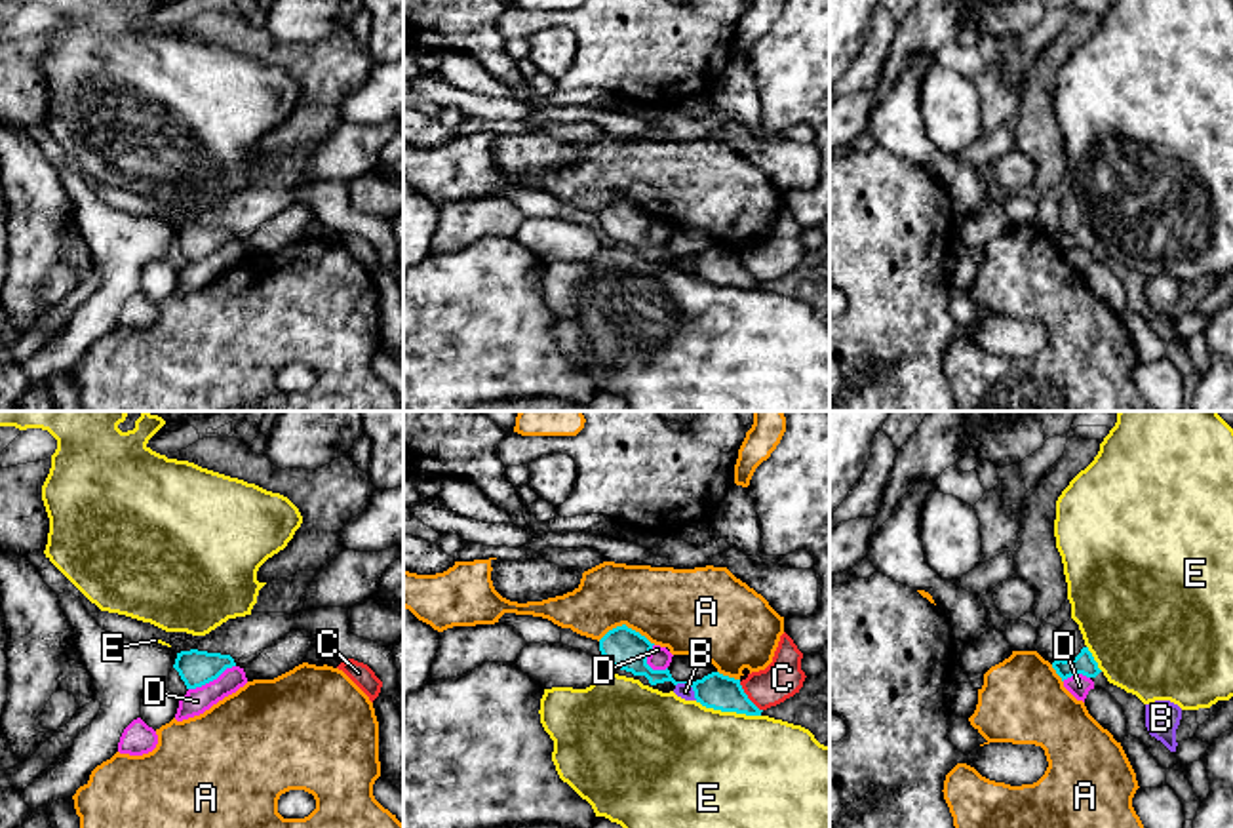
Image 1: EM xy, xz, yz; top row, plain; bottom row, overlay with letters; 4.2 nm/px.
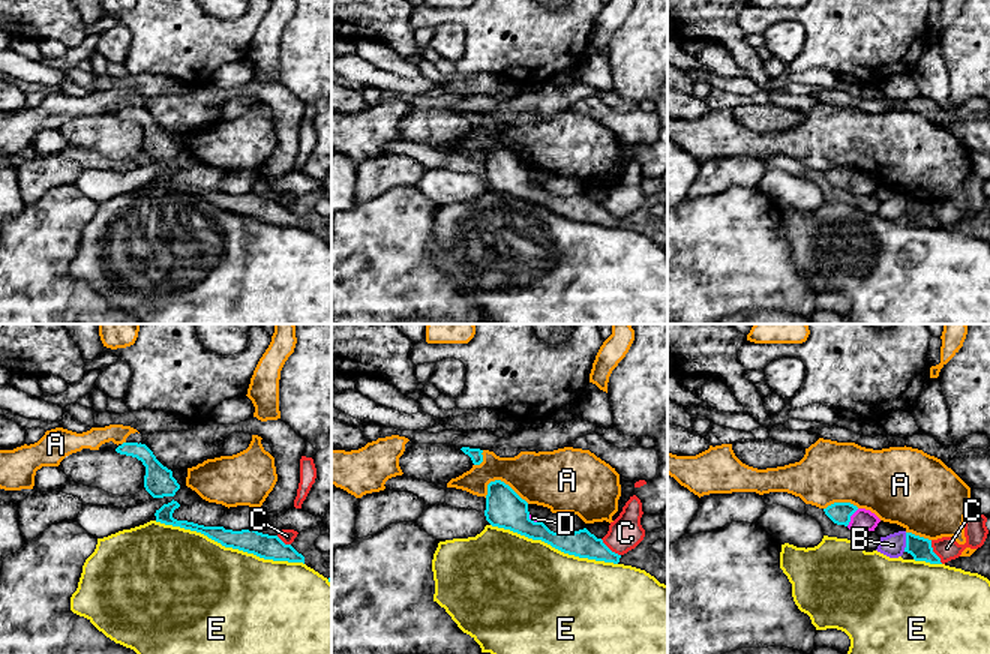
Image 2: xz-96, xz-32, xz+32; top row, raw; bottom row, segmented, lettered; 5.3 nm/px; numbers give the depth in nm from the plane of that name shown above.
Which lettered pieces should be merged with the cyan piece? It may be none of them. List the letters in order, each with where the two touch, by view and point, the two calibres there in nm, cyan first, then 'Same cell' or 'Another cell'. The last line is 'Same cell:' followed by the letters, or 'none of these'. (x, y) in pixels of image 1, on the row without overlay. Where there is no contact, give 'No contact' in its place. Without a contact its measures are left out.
A: Touches cyan at xz (625, 198). Thickness 170 nm (cyan) against 340 nm. Another cell
B: Touches cyan at xz (689, 257). Thickness 150 nm (cyan) against 70 nm. Another cell
C: Touches cyan at xz (746, 271). Thickness 150 nm (cyan) against 170 nm. Another cell
D: Touches cyan at xy (212, 254). Thickness 150 nm (cyan) against 110 nm. Another cell
E: Touches cyan at xz (727, 284). Thickness 150 nm (cyan) against 500 nm. Another cell
Same cell: none of these

